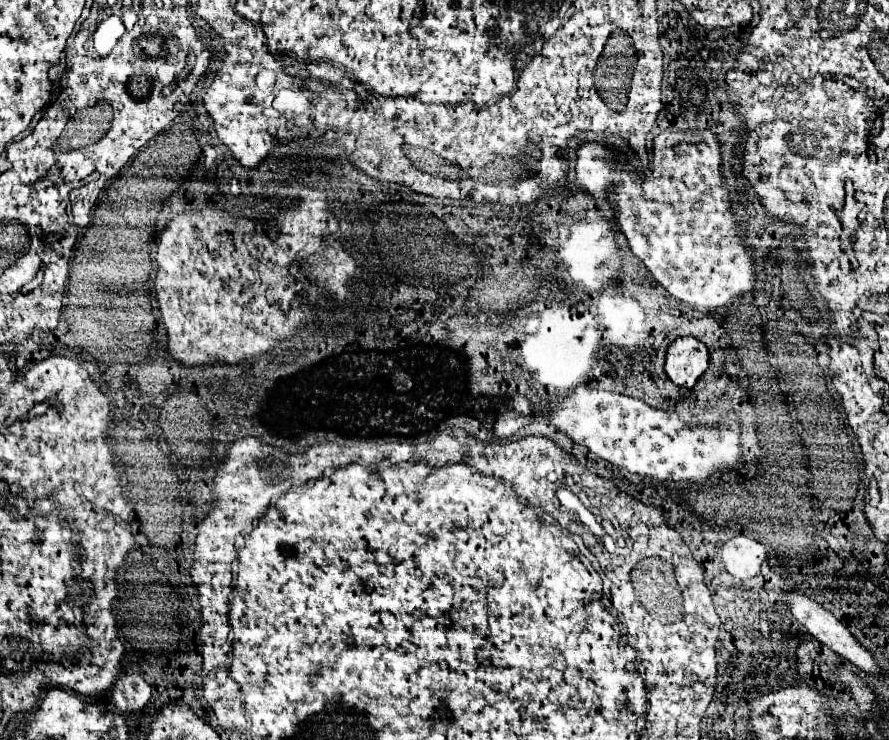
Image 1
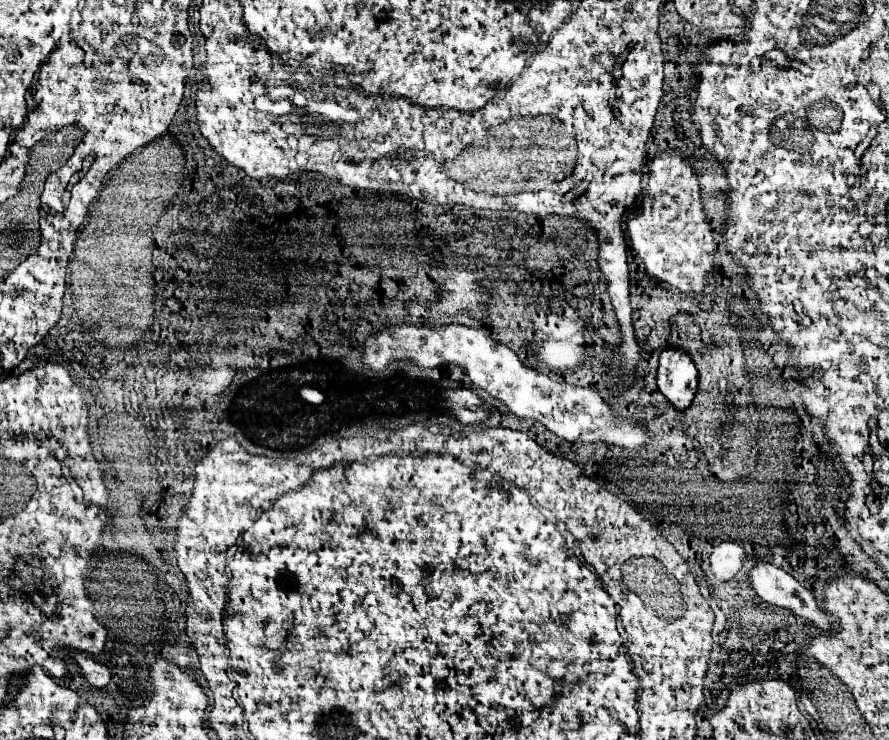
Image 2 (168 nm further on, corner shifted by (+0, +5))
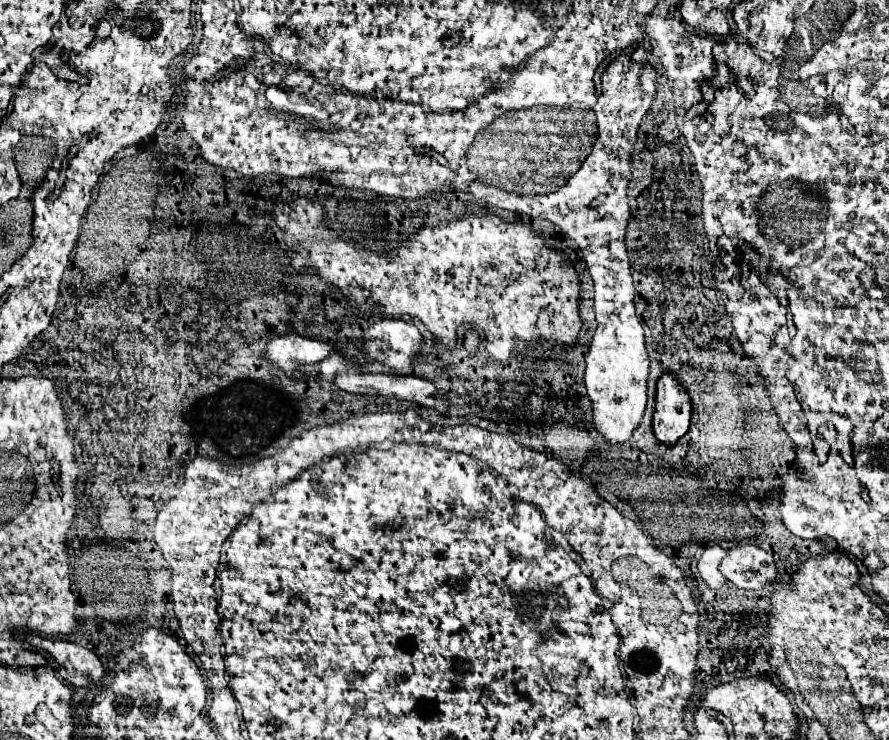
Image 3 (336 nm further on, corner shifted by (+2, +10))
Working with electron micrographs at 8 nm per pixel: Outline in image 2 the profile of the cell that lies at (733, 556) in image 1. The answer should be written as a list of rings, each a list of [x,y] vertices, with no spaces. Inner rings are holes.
[[[723,541],[711,553],[711,569],[713,569],[713,575],[719,581],[729,581],[731,577],[735,577],[743,569],[745,559],[747,559],[747,555],[745,555],[743,543]]]

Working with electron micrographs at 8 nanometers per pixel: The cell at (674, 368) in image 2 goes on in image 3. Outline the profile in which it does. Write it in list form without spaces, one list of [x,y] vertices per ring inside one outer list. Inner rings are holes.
[[[665,374],[657,382],[657,400],[653,412],[653,434],[663,446],[675,446],[689,430],[691,396],[675,380]]]

